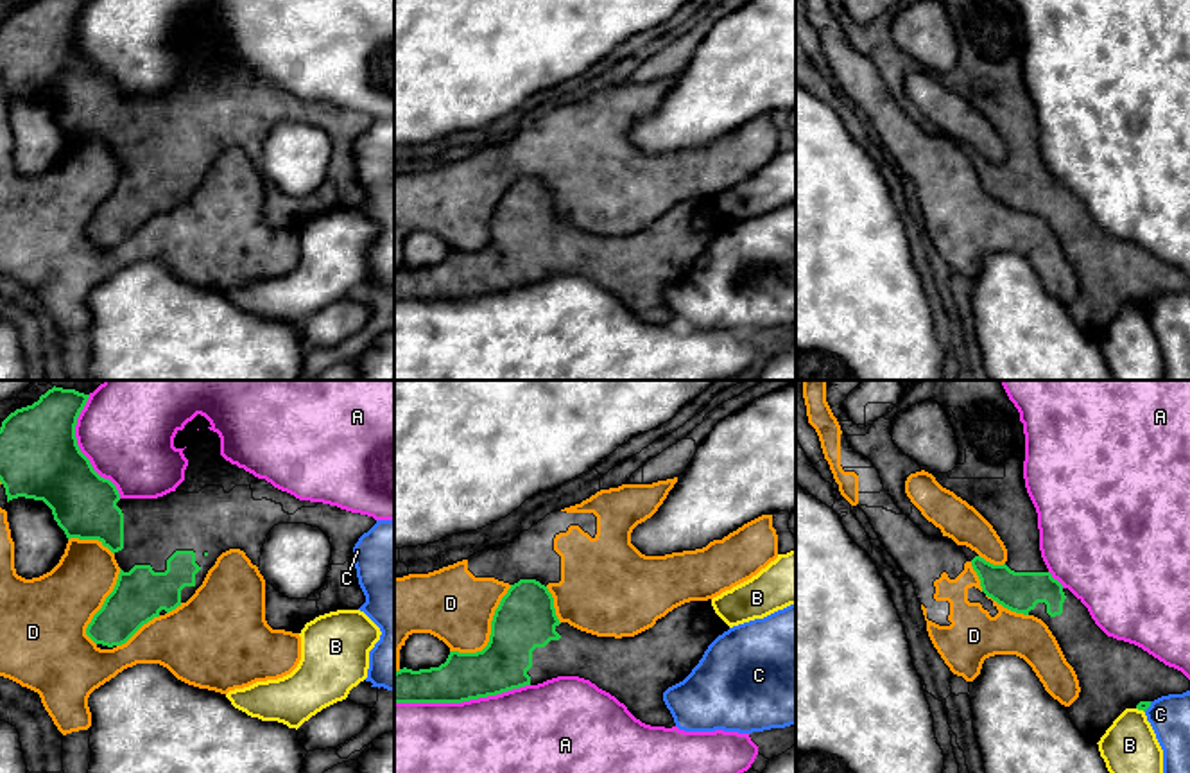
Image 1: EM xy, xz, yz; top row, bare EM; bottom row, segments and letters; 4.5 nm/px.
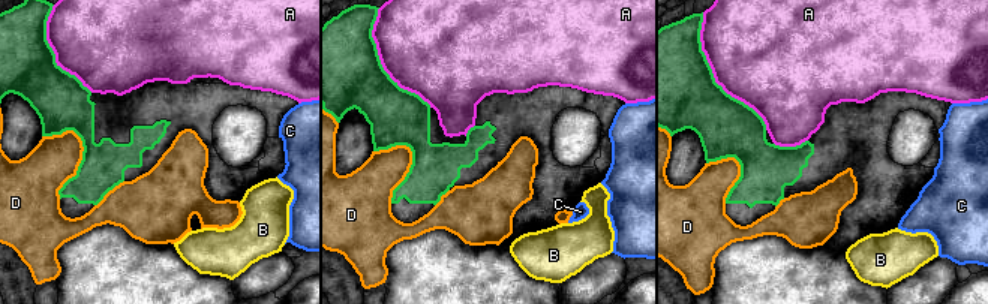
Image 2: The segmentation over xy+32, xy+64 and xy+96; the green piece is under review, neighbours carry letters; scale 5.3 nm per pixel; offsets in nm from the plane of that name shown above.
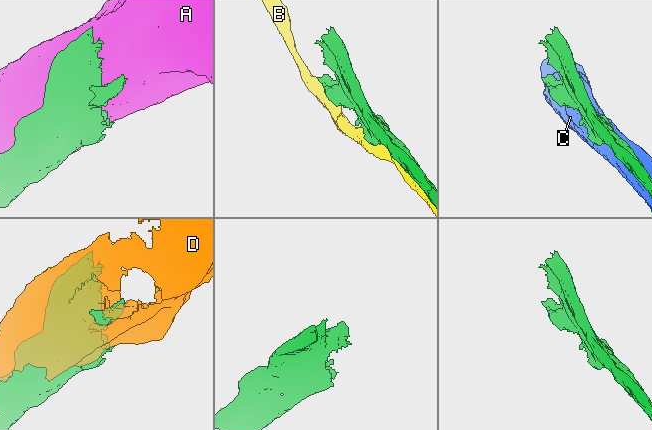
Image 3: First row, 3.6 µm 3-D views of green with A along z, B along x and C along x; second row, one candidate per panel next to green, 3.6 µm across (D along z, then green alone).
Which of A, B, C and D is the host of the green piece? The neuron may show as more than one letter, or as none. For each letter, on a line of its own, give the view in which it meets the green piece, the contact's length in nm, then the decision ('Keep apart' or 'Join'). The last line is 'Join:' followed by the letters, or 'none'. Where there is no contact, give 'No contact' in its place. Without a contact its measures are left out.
A: Touches green in xz. Shared border 600 nm. Keep apart
B: Touches green in yz. Shared border 50 nm. Keep apart
C: Touches green in yz. Shared border 60 nm. Keep apart
D: Touches green in xz. Shared border 400 nm. Keep apart
Join: none

